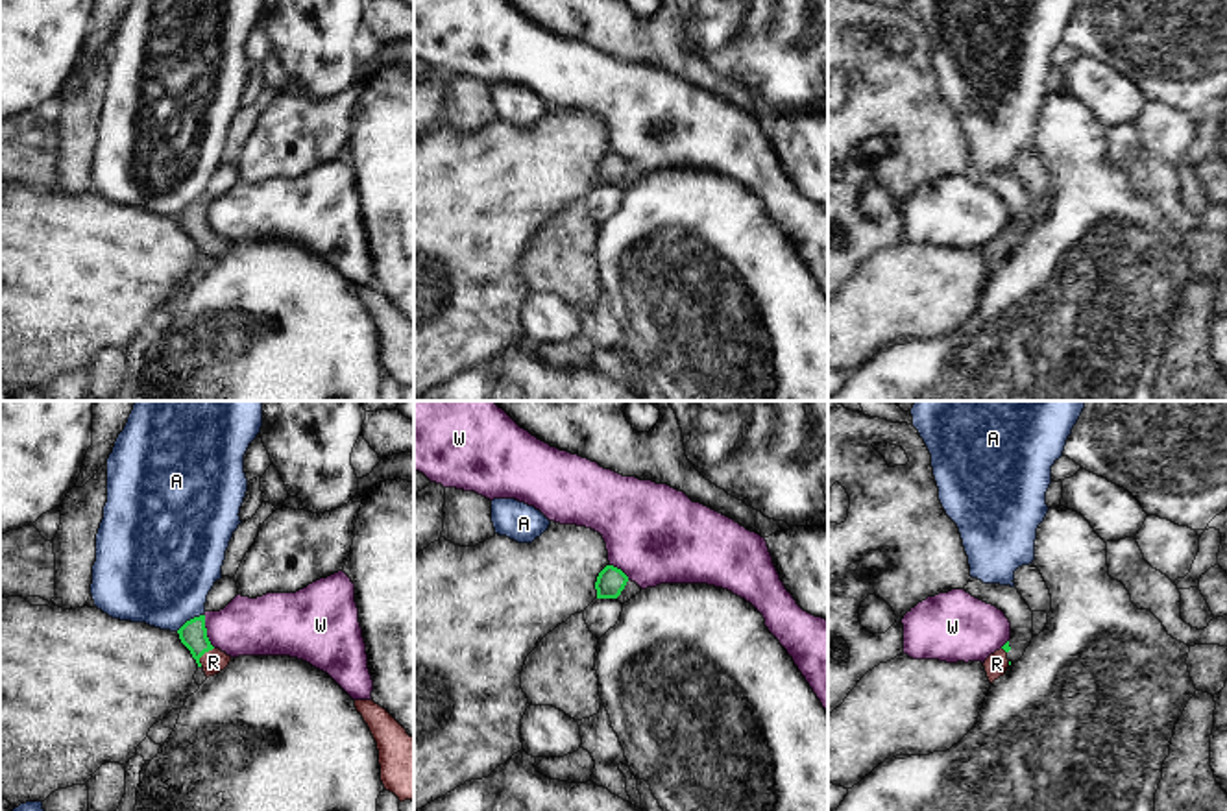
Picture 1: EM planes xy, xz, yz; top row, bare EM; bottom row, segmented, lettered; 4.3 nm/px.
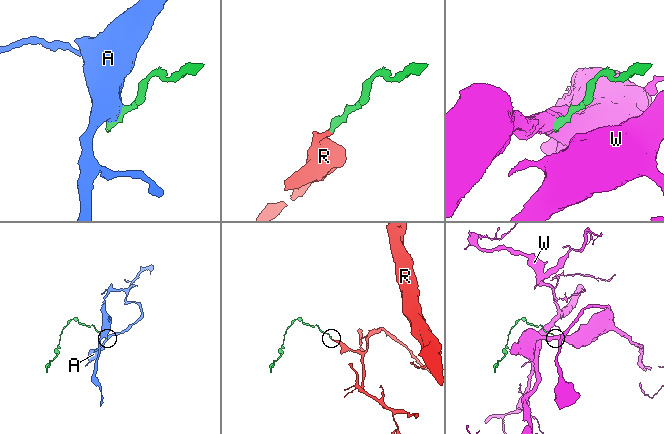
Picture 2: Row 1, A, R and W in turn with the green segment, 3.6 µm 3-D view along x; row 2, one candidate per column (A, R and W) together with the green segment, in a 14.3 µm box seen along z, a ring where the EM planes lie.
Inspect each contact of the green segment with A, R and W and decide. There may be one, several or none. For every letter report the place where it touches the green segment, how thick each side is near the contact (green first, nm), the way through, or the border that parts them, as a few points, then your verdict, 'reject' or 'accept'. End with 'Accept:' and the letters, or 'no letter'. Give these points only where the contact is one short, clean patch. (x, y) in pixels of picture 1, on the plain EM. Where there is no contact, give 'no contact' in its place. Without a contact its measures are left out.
A: meets green in xy at (191, 205); 120 nm thick on the green side, 460 nm on the other; border along xy (202, 200), (187, 205), (176, 217); reject
R: meets green in xy at (202, 241); 120 nm thick on the green side, 100 nm on the other; runs through xy (193, 220), (202, 241), (213, 248); accept
W: meets green in xy at (206, 217); 120 nm thick on the green side, 260 nm on the other; border along xy (204, 200), (207, 226), (215, 233); reject
Accept: R

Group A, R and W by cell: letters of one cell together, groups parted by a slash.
A / R / W

